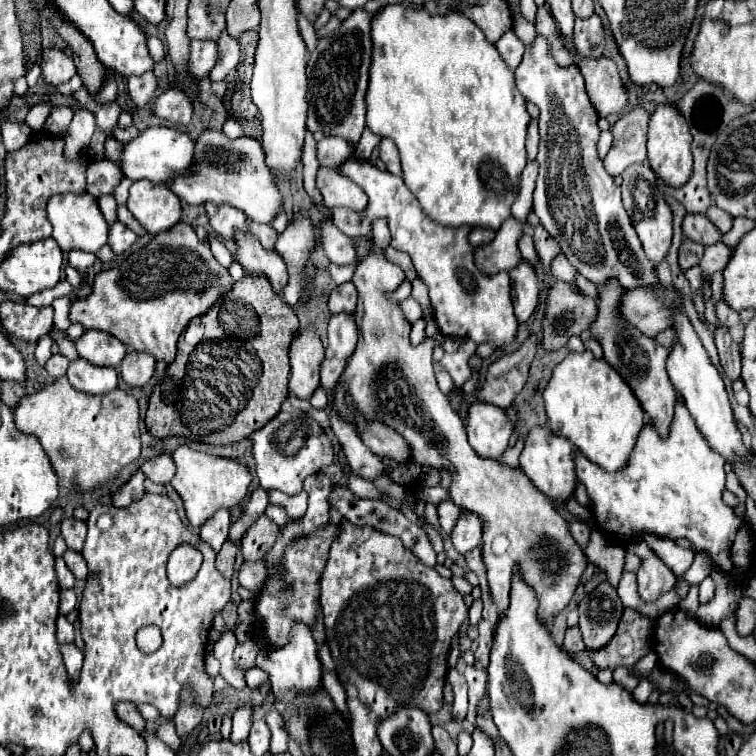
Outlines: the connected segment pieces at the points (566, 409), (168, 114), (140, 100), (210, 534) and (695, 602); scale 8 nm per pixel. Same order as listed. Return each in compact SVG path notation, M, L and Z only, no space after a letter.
M589 350L571 352L553 370L553 376L543 392L543 400L545 400L549 426L557 436L569 438L583 456L587 456L591 462L595 462L607 472L615 472L617 468L623 468L645 424L645 412L641 412L641 404L637 404L637 398L633 396L633 390L629 388L629 384L625 384L625 380L621 380L621 376L603 358L593 358Z
M169 88L155 100L153 112L167 122L173 122L177 126L187 126L193 116L193 106L179 88Z
M145 72L141 76L131 76L127 80L127 88L129 88L129 96L135 102L135 106L139 110L149 108L155 100L155 92L157 92L157 76L153 72Z
M219 510L219 512L215 512L215 516L209 522L205 522L205 526L201 526L199 536L201 536L201 540L205 544L209 544L213 550L219 552L223 542L227 540L229 524L231 524L229 512L227 510Z
M693 584L693 586L689 588L689 594L687 594L687 598L681 602L681 608L683 608L685 612L689 612L691 616L697 612L697 608L699 608L699 584Z

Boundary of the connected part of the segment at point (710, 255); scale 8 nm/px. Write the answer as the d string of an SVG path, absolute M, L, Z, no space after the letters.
M717 242L717 244L713 244L713 246L707 246L705 248L705 254L703 254L703 258L701 258L701 270L703 270L703 274L713 274L713 272L717 272L717 270L725 270L725 264L729 262L729 256L733 254L733 248L729 248L729 246L725 246L723 242Z

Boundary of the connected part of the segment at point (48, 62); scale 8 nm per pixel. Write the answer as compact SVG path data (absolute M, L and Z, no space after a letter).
M57 48L43 50L41 56L43 56L43 80L45 82L59 86L59 84L69 82L77 74L73 60L67 58L63 50L57 50Z

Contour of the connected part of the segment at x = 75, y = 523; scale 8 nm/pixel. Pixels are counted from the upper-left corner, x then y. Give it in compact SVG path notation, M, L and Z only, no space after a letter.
M67 518L61 522L61 536L65 538L69 550L81 552L83 544L85 544L85 536L87 536L87 524L81 520Z

